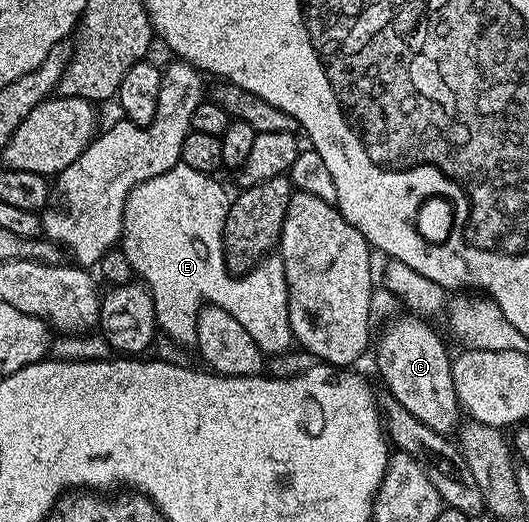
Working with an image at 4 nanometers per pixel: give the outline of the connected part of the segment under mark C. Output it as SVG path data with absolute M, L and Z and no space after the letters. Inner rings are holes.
M396 316L379 341L379 373L387 384L386 392L425 427L454 434L461 424L461 406L453 387L452 354L447 354L446 343L422 316L407 316L411 317Z

